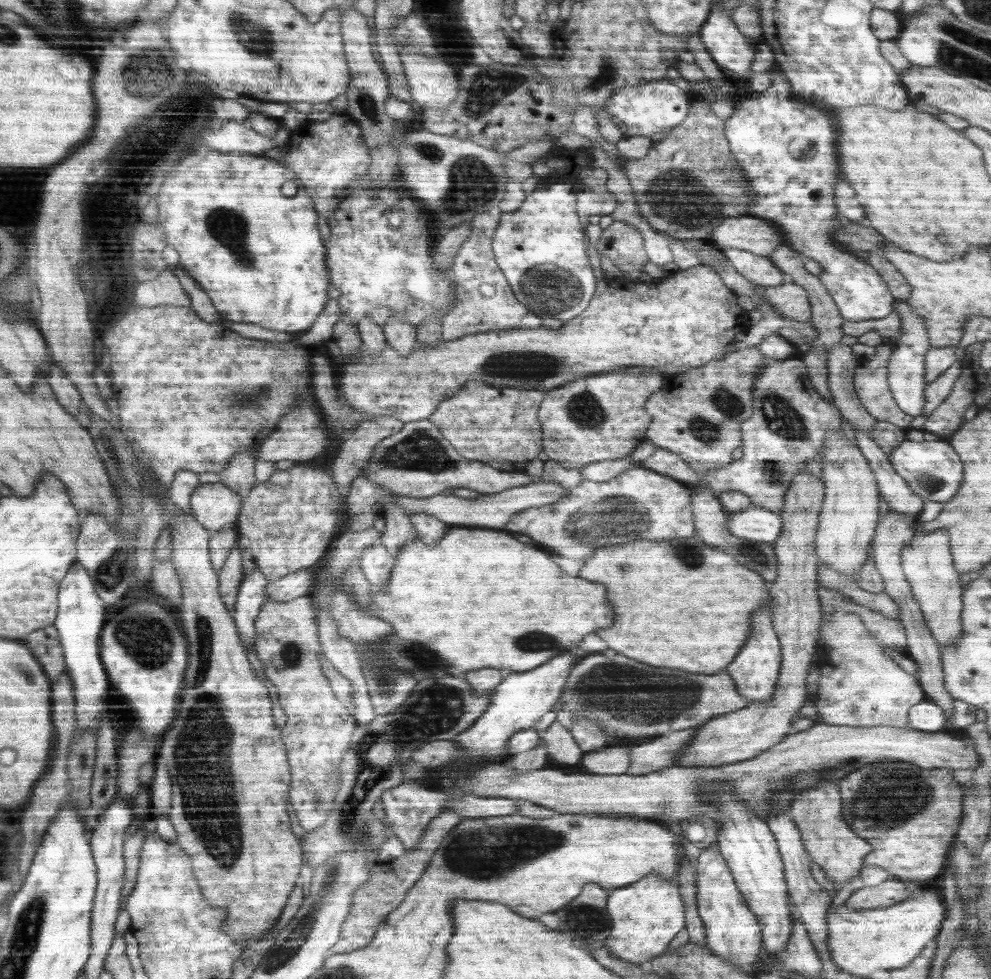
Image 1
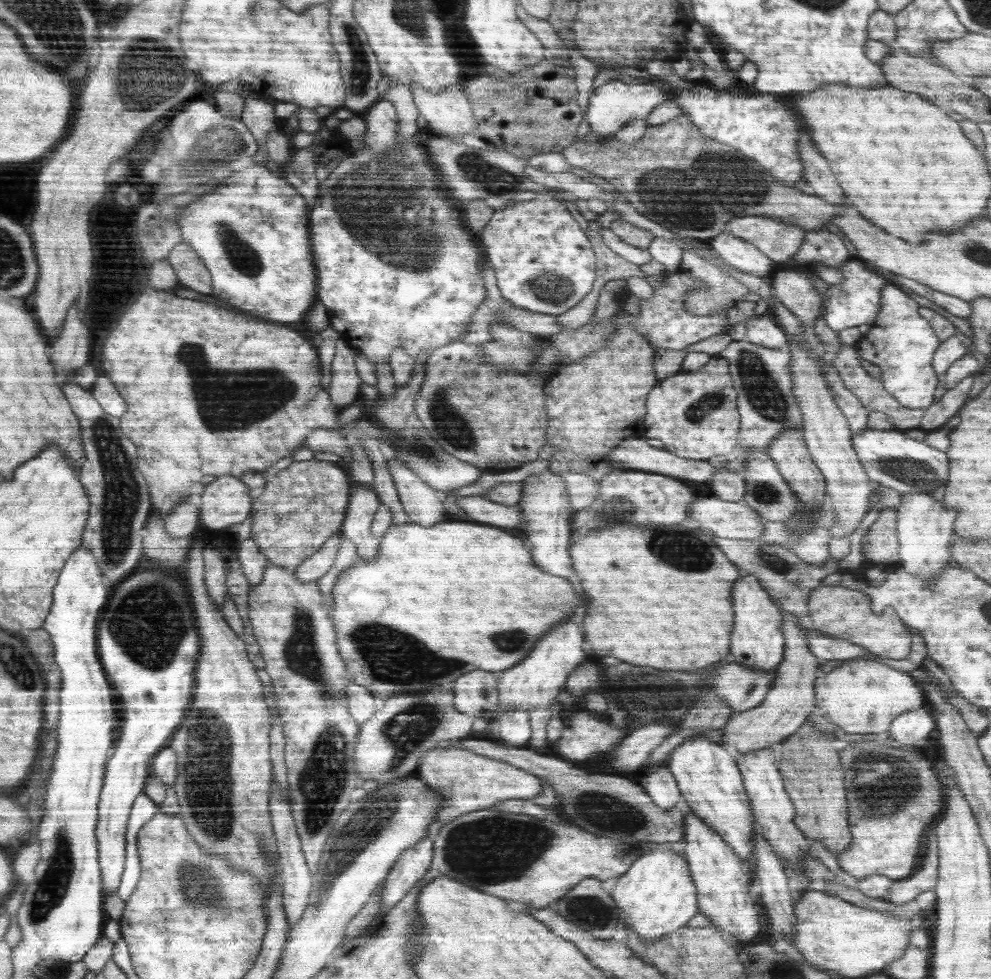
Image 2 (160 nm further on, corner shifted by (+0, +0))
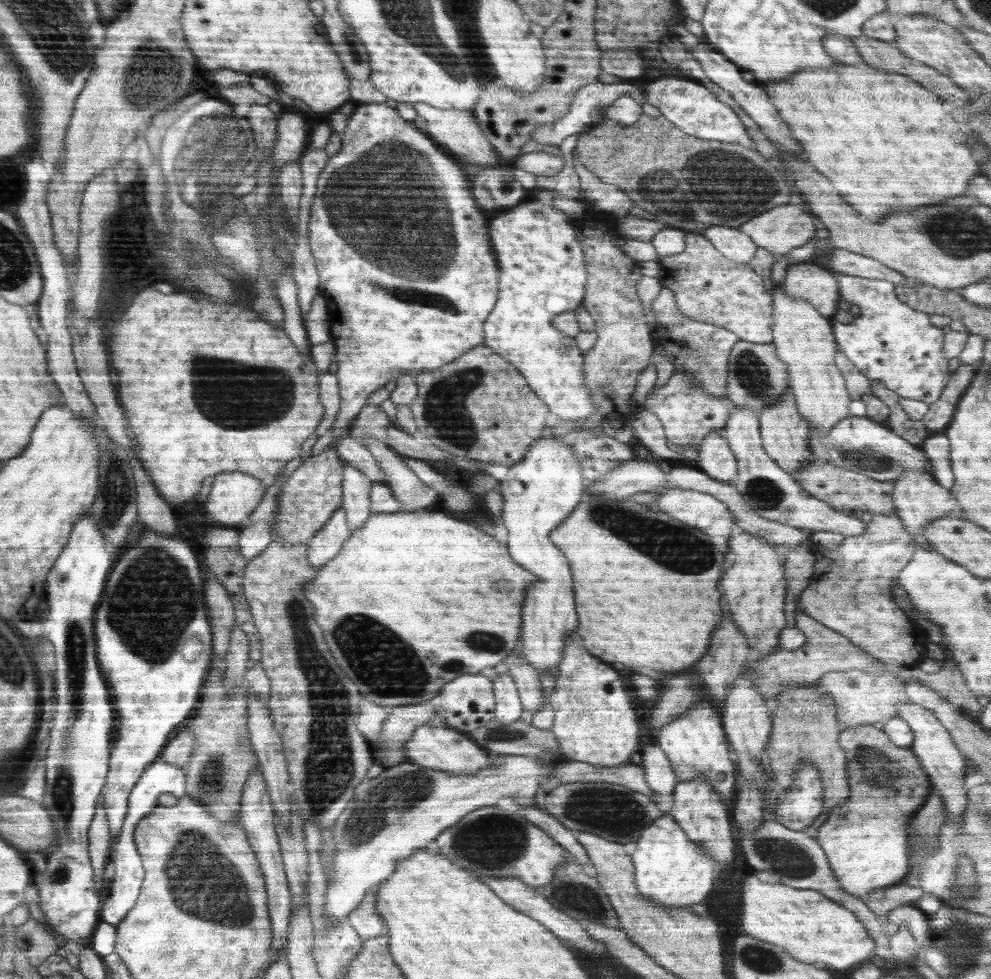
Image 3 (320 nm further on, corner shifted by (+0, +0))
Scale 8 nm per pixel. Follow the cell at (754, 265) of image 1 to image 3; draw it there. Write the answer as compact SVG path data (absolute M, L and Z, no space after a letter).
M709 226L704 236L725 258L749 264L758 250L757 244L743 232L729 226Z

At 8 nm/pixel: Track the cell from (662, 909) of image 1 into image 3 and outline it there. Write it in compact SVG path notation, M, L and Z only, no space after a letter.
M669 813L660 815L646 827L645 831L642 831L632 859L635 864L637 886L643 897L671 909L690 909L692 904L698 904L704 898L708 898L708 894L716 886L715 860L710 853L705 853L697 841L687 837L682 827Z

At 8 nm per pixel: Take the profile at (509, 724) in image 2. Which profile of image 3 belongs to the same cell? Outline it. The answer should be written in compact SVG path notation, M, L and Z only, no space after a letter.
M498 674L494 680L493 693L495 696L495 718L503 725L512 724L520 719L522 703L515 682L506 674Z

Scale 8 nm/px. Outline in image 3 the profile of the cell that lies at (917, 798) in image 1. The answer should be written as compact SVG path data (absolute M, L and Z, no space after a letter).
M872 725L843 728L838 746L846 753L849 797L830 813L815 839L825 852L840 888L862 897L875 888L902 883L909 874L910 820L924 804L932 784L909 747L894 745Z

